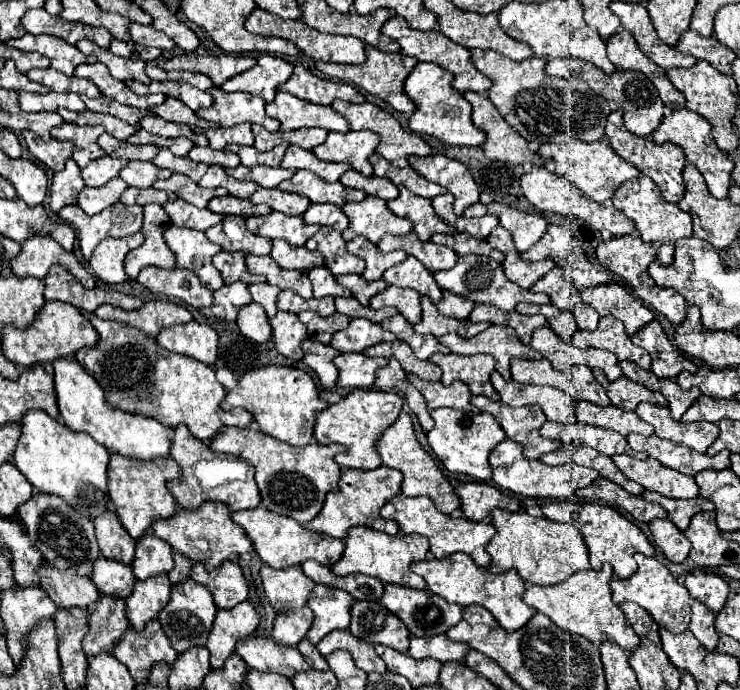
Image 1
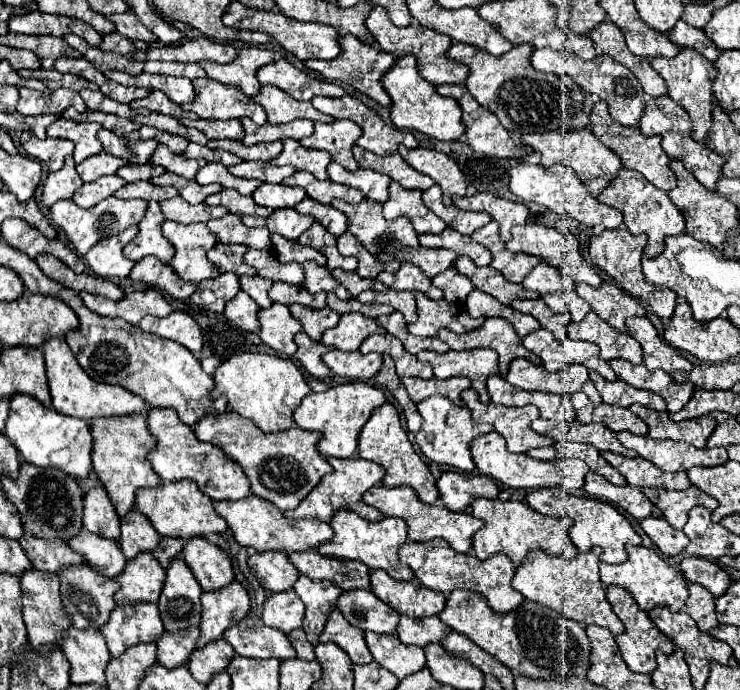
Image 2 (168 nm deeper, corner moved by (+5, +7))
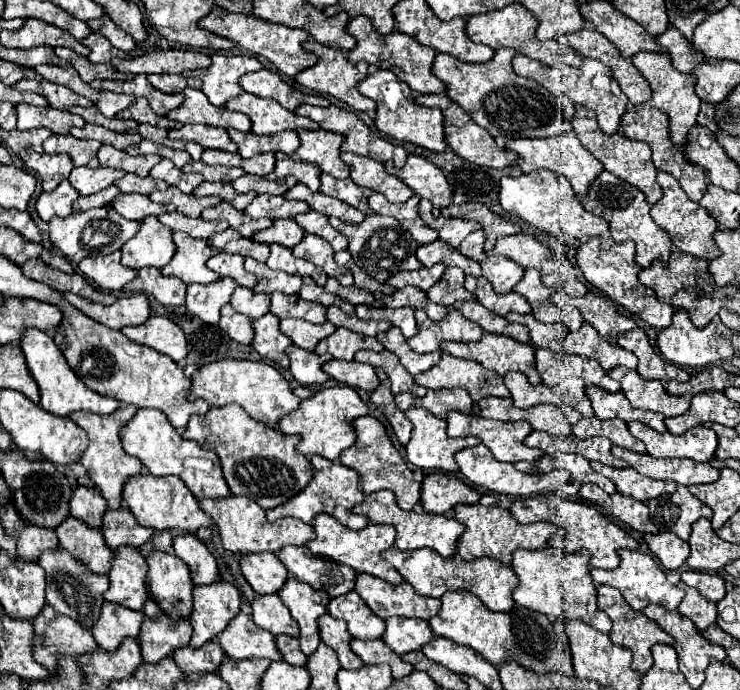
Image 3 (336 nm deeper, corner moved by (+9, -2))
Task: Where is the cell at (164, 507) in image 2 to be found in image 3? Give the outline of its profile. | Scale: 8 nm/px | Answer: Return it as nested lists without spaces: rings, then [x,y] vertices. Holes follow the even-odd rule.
[[[139,473],[125,483],[123,499],[141,525],[153,527],[157,531],[179,527],[185,533],[195,533],[199,527],[211,527],[213,525],[211,517],[205,511],[201,511],[197,499],[191,495],[187,485],[183,485],[183,481],[175,475],[155,477],[151,473]]]

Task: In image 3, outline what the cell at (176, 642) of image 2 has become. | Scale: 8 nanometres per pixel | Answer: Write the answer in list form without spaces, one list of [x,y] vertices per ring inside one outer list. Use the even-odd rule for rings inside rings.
[[[147,599],[143,605],[143,625],[139,633],[139,645],[141,645],[141,657],[147,663],[161,661],[163,657],[169,657],[173,649],[187,647],[191,639],[191,623],[185,619],[171,619],[167,617],[155,601]]]

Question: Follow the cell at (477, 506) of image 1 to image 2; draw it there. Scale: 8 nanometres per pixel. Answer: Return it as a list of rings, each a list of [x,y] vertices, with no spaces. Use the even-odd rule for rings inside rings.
[[[445,472],[437,480],[437,488],[441,492],[441,500],[445,508],[451,512],[467,512],[471,500],[481,496],[495,500],[499,496],[497,484],[487,476],[477,474],[461,474],[461,472]]]

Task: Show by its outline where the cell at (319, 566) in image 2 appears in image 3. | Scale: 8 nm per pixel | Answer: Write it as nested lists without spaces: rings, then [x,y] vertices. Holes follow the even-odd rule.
[[[305,545],[283,547],[279,551],[279,559],[287,567],[287,571],[295,575],[299,581],[315,589],[323,589],[331,597],[349,593],[357,579],[355,569],[335,563],[331,559],[317,557]]]

